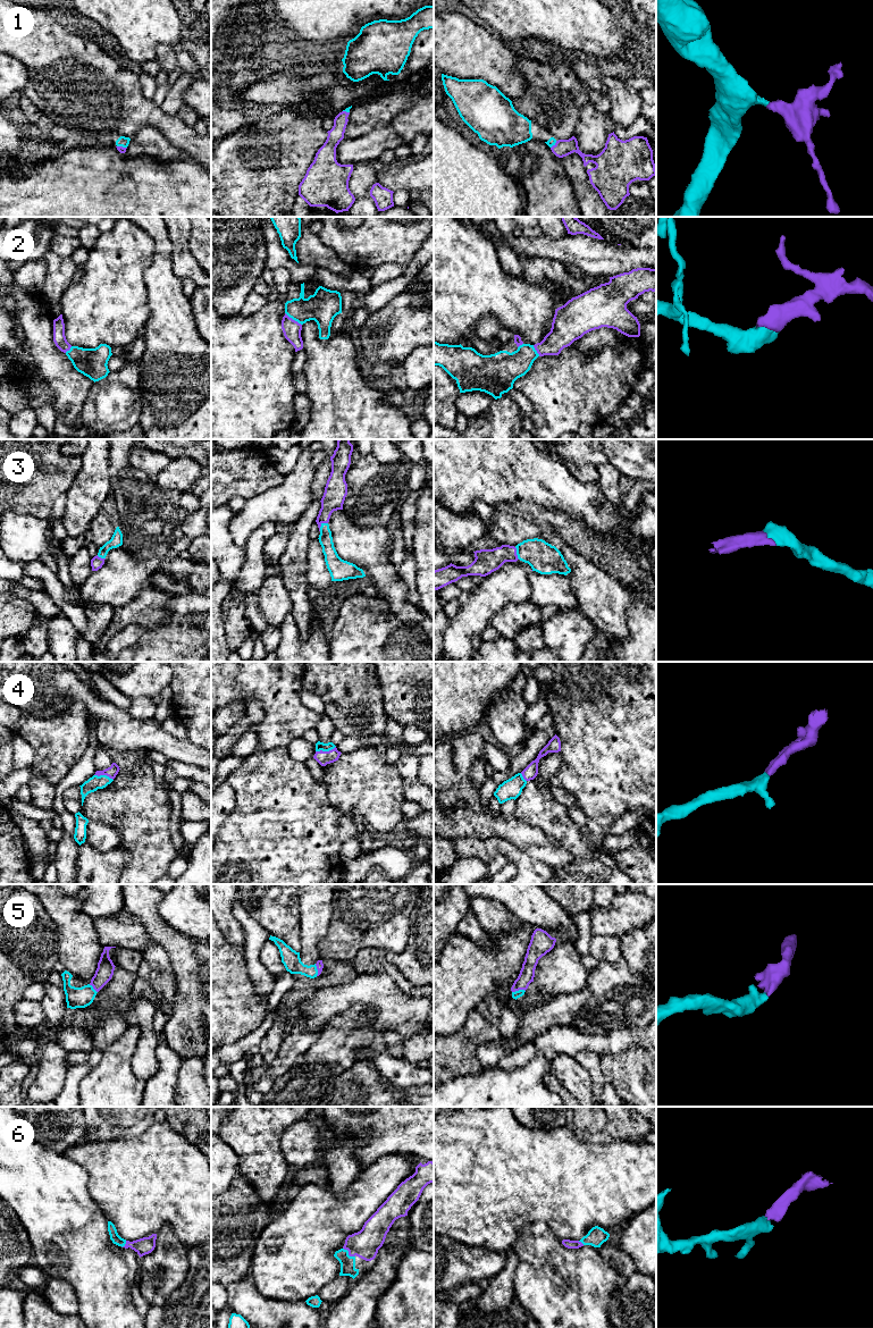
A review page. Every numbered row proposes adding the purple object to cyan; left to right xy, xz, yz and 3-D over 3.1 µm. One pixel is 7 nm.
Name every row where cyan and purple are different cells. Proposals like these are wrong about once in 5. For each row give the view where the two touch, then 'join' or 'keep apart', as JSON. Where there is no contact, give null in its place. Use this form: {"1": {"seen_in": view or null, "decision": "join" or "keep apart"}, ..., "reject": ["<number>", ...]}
{"1": {"seen_in": "xy", "decision": "join"}, "2": {"seen_in": "xz", "decision": "join"}, "3": {"seen_in": "xz", "decision": "join"}, "4": {"seen_in": "xz", "decision": "join"}, "5": {"seen_in": "yz", "decision": "join"}, "6": {"seen_in": "xz", "decision": "join"}, "reject": []}

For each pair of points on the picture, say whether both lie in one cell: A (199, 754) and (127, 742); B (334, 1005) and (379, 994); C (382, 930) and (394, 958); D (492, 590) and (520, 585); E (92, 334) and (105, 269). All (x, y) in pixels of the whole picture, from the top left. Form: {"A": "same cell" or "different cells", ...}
{"A": "same cell", "B": "same cell", "C": "different cells", "D": "same cell", "E": "same cell"}

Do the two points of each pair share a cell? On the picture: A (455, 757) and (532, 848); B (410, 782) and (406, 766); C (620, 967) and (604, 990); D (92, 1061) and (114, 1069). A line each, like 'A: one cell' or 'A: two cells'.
A: one cell
B: one cell
C: one cell
D: two cells

